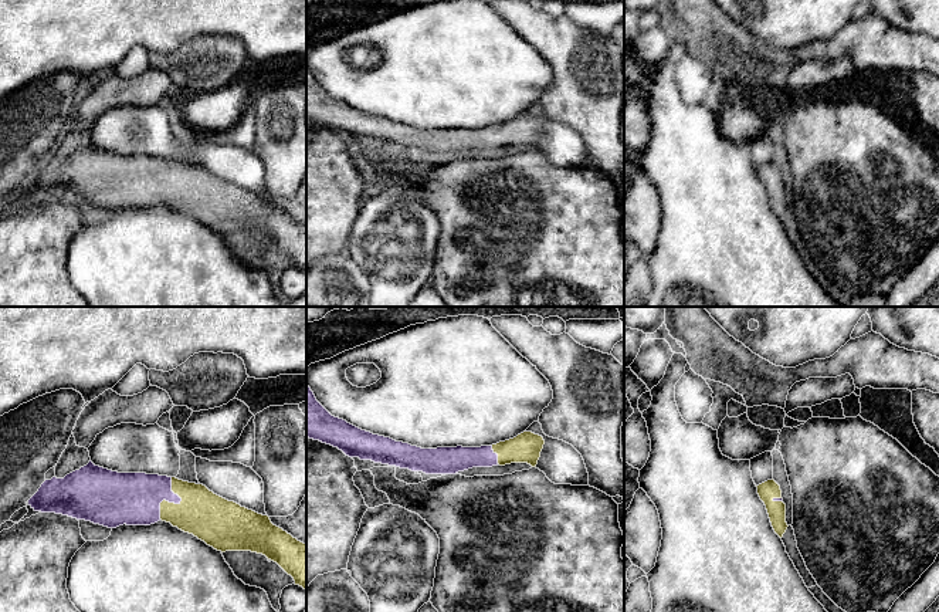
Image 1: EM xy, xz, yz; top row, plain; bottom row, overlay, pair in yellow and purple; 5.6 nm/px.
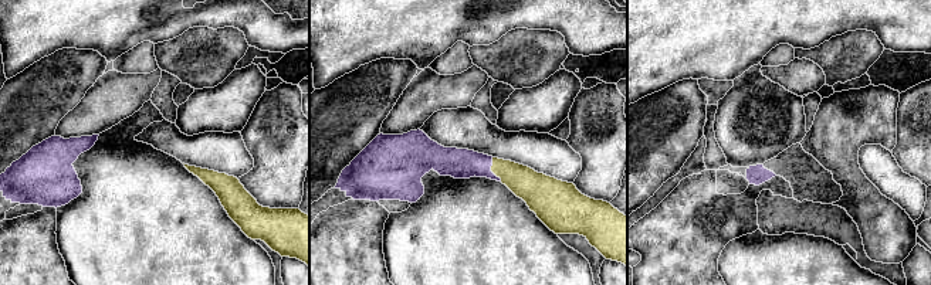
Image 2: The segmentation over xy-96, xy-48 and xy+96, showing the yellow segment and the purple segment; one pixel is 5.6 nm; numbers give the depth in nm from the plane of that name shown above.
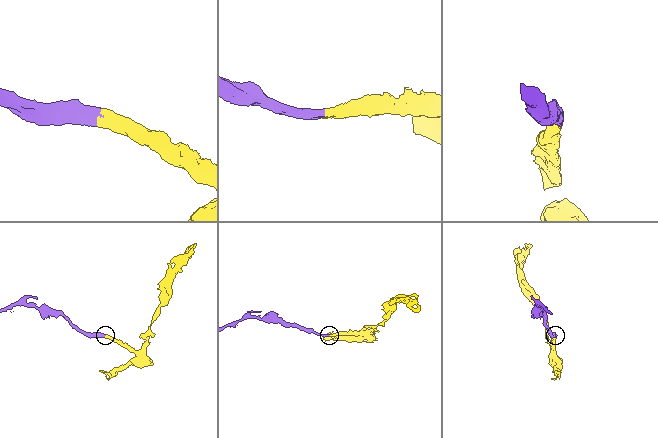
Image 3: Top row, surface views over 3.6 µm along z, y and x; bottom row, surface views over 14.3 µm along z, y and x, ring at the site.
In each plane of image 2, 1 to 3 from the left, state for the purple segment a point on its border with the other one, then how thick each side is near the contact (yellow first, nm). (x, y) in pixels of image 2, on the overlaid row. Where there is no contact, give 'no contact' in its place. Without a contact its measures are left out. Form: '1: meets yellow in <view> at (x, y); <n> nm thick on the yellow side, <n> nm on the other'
1: no contact
2: meets yellow in xy-48 at (491, 169); 180 nm thick on the yellow side, 180 nm on the other
3: no contact

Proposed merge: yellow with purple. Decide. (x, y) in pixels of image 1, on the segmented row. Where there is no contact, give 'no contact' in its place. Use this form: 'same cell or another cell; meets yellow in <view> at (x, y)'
same cell; meets yellow in xy at (173, 503)

